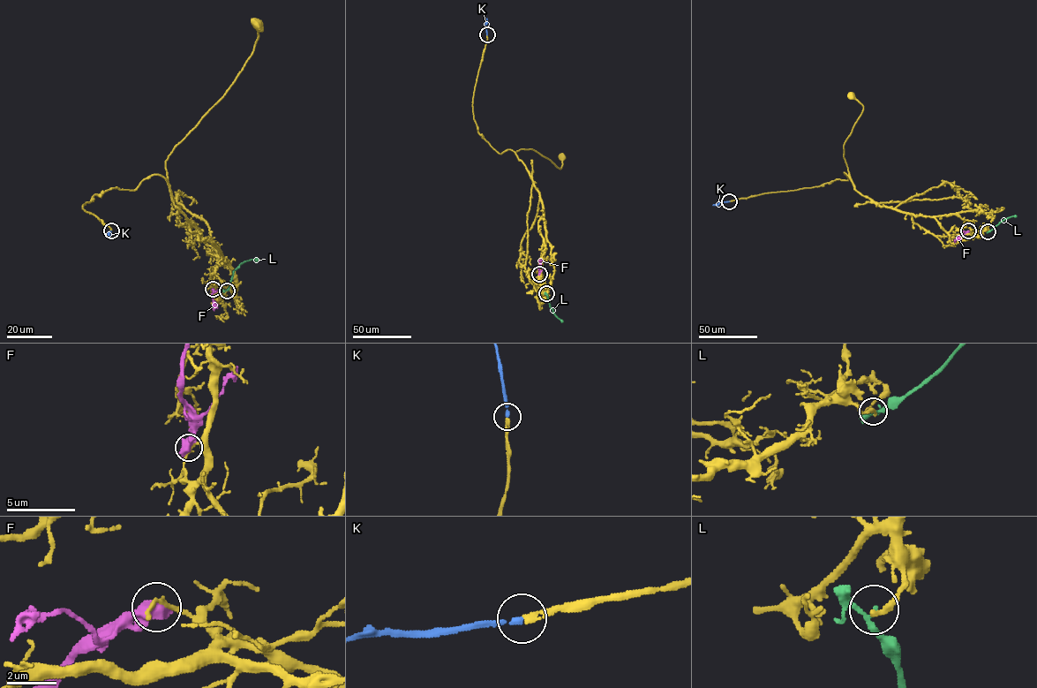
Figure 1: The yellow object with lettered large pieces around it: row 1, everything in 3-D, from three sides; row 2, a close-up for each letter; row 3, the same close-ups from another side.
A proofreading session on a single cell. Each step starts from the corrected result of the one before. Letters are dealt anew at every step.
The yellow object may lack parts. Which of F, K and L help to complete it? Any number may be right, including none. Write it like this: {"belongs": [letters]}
{"belongs": ["K"]}

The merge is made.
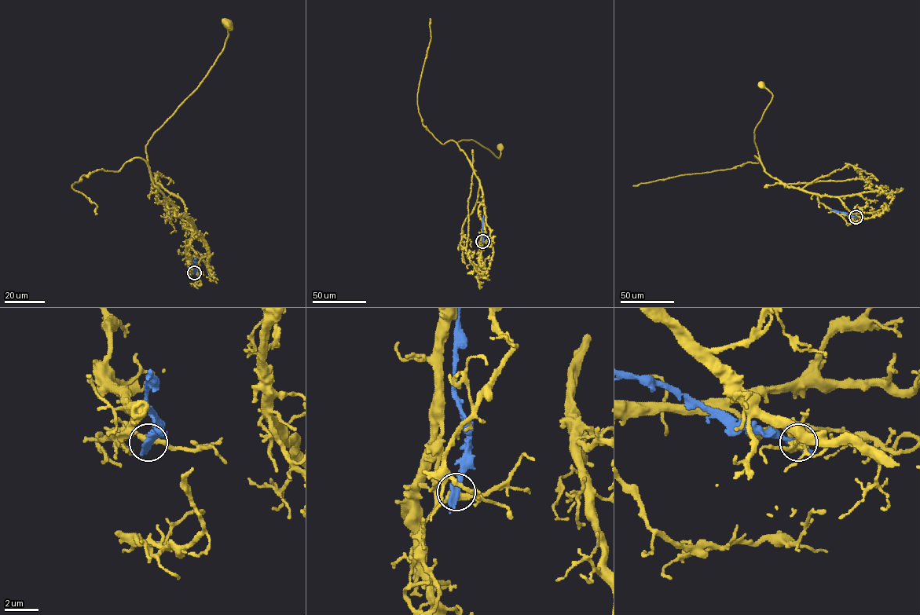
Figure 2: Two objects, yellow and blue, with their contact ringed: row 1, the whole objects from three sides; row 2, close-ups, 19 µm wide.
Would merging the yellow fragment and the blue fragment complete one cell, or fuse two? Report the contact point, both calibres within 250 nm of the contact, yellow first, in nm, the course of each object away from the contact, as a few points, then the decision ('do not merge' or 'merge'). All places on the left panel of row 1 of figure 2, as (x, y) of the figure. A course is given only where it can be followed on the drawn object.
at (194, 272); 400 nm thick on the yellow side, 500 nm on the other; yellow runs (194, 272), (186, 247), (194, 226), (153, 184), (146, 147), (218, 56), (228, 37), (226, 23); blue runs (194, 272), (196, 259); do not merge

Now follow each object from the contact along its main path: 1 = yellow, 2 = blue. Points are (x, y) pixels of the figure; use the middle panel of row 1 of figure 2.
1: (482, 242), (478, 206), (482, 192), (456, 143), (472, 140), (498, 158), (500, 147)
2: (482, 242), (483, 215)

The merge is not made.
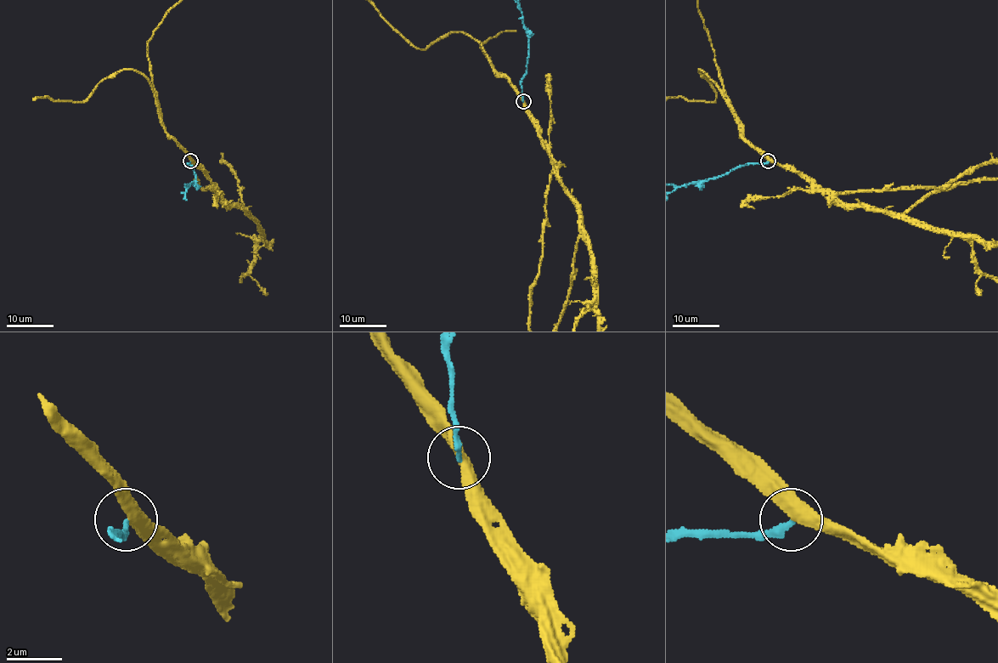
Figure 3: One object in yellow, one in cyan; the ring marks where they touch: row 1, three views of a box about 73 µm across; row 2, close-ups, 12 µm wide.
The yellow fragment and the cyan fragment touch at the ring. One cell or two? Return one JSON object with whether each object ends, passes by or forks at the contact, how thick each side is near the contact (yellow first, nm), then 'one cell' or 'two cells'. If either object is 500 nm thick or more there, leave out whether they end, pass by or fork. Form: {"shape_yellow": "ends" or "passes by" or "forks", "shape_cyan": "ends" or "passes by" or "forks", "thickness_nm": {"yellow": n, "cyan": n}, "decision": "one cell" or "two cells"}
{"shape_yellow": "passes by", "shape_cyan": "ends", "thickness_nm": {"yellow": 400, "cyan": 240}, "decision": "one cell"}

